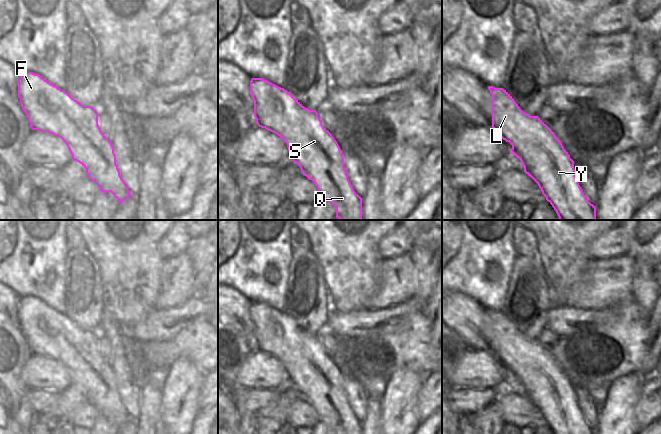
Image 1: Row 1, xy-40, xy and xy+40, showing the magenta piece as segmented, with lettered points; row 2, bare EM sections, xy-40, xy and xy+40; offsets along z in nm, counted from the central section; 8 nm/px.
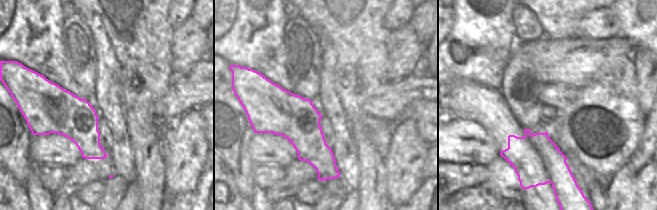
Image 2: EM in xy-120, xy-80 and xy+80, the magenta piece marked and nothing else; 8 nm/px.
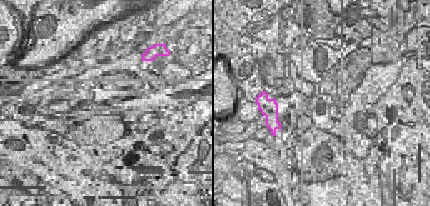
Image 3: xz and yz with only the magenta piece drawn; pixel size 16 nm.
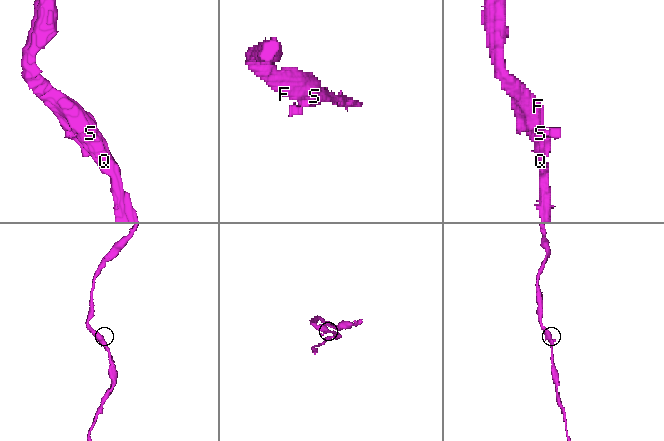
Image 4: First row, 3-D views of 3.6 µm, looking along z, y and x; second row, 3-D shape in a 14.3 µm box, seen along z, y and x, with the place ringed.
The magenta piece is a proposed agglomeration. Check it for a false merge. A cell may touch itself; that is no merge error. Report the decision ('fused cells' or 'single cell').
single cell

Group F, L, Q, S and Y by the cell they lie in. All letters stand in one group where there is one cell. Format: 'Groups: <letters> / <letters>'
Groups: F L Q S Y

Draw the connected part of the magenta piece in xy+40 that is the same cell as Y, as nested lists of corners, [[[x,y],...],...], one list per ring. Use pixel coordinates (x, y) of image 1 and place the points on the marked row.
[[[488,86],[492,95],[492,128],[512,145],[510,150],[520,159],[524,172],[539,186],[559,220],[597,220],[596,207],[584,195],[576,177],[574,161],[554,132],[538,117],[523,112],[503,88]]]

